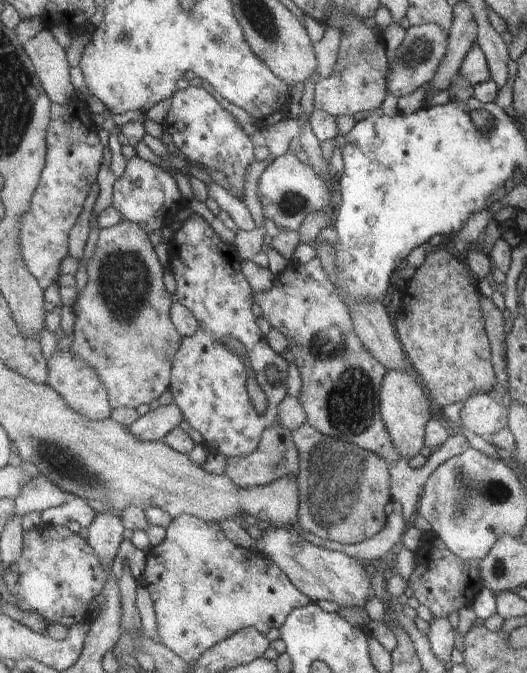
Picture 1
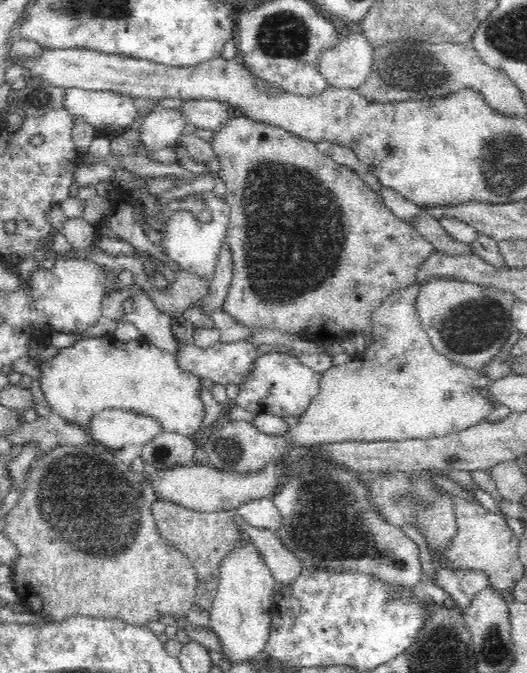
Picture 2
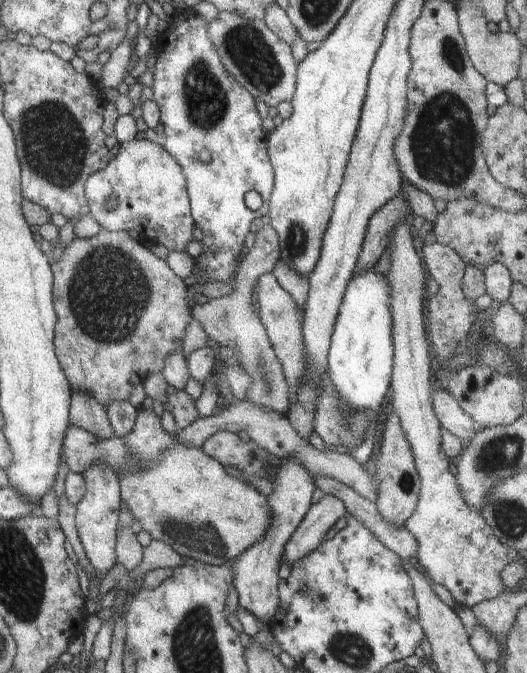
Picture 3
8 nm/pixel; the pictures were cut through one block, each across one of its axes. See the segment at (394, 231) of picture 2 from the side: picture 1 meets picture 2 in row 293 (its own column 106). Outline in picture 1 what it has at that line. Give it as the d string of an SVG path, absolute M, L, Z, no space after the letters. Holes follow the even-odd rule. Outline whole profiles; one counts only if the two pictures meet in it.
M123 220L116 226L100 230L94 255L87 264L88 282L78 296L78 312L74 320L74 344L70 350L94 370L106 388L110 408L138 408L150 404L169 390L174 356L183 336L168 318L173 296L164 288L164 269L148 234L134 222Z

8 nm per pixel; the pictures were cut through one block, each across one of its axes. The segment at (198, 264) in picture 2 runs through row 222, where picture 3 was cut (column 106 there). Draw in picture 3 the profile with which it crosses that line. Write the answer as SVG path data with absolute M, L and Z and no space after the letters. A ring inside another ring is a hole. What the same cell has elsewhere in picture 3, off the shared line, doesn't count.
M135 138L119 145L117 155L109 160L108 166L91 174L84 184L89 213L101 228L136 230L142 240L162 244L169 251L186 251L186 246L194 239L194 222L182 167L161 143ZM109 198L116 200L116 205L106 205Z

